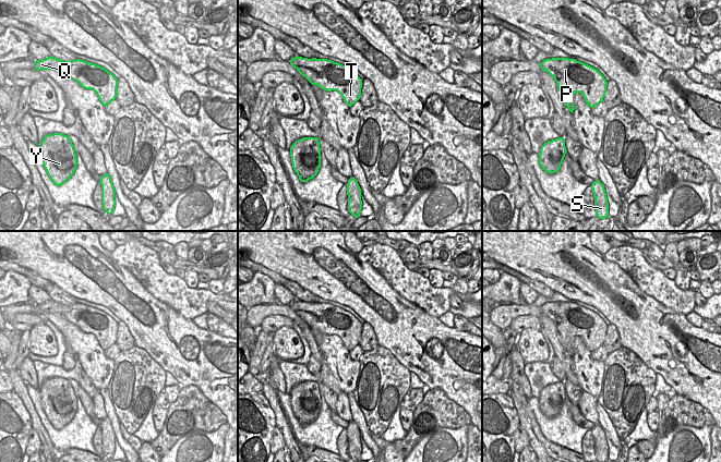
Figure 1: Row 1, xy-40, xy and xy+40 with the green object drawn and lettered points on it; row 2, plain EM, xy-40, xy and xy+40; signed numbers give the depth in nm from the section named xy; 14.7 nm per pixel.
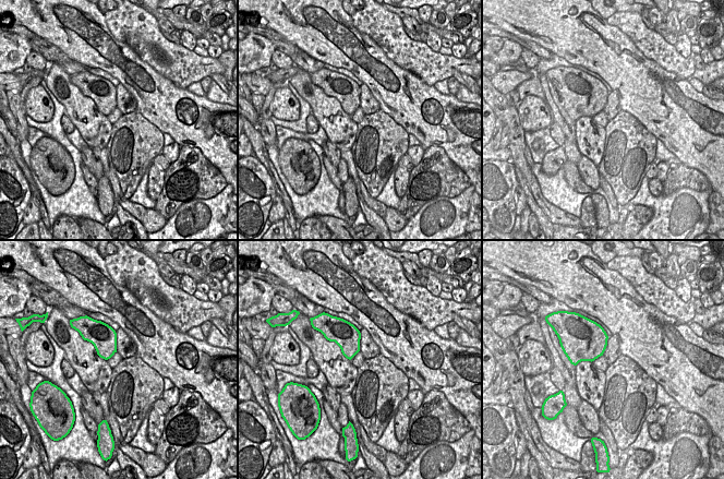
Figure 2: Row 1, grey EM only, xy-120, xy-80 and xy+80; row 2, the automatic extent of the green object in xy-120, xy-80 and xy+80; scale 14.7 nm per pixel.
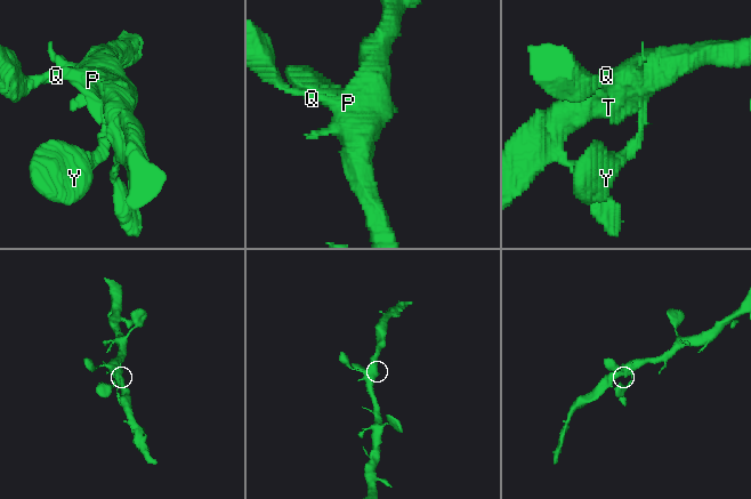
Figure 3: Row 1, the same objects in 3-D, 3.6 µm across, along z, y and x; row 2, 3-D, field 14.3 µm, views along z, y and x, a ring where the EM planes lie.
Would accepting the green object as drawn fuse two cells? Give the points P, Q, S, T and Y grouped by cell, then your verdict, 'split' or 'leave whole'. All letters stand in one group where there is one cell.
groups P Q S T Y; leave whole

